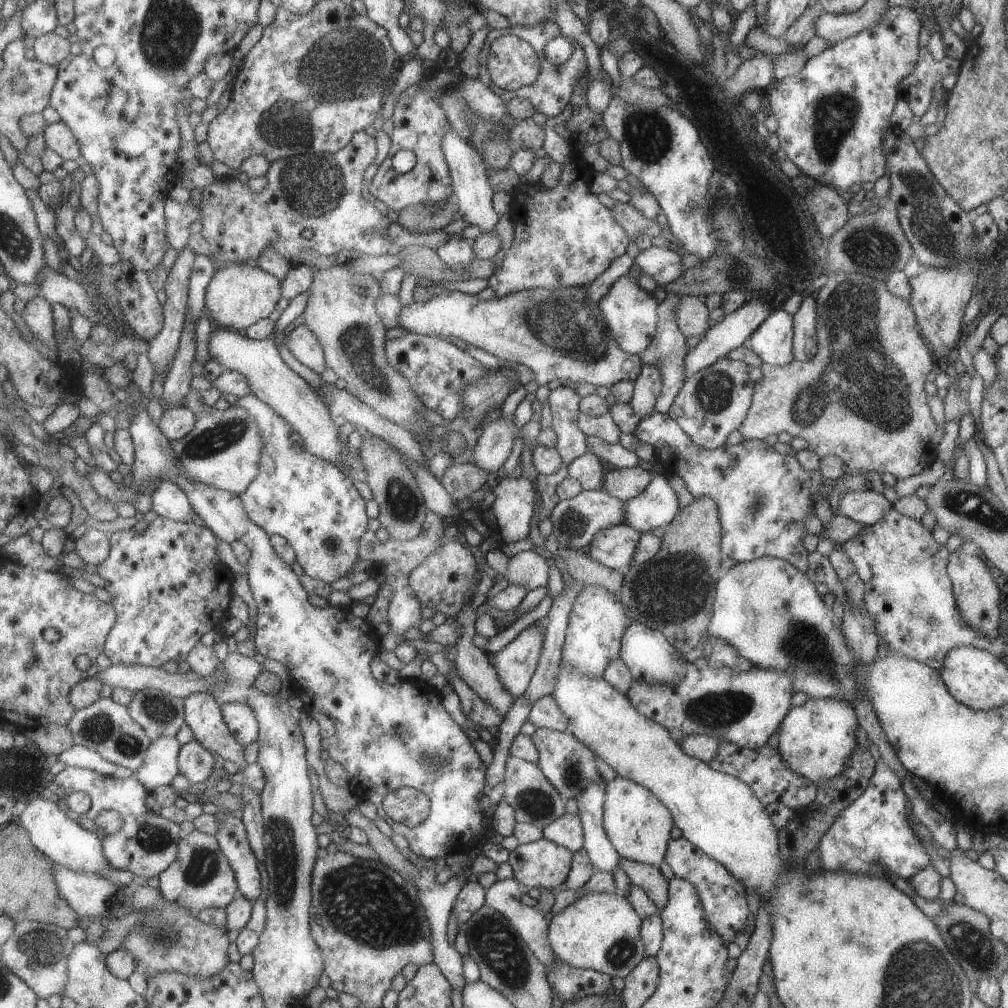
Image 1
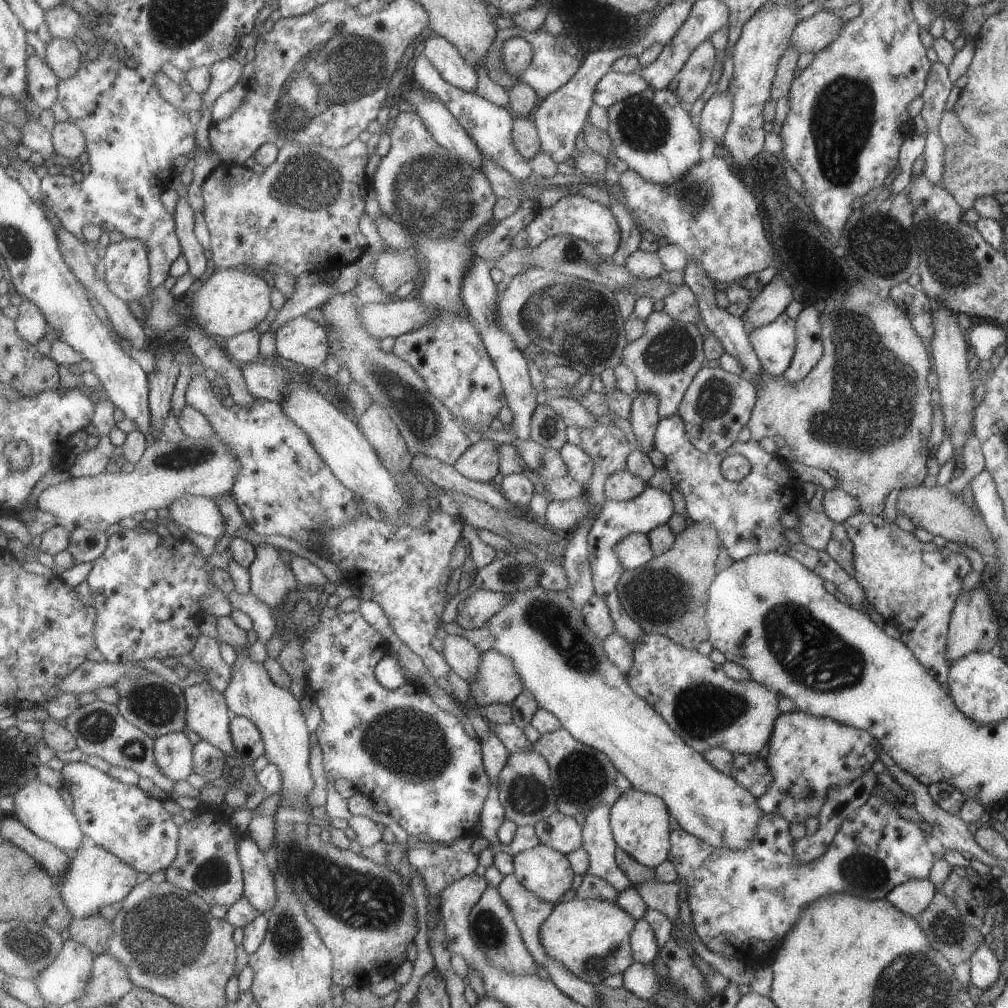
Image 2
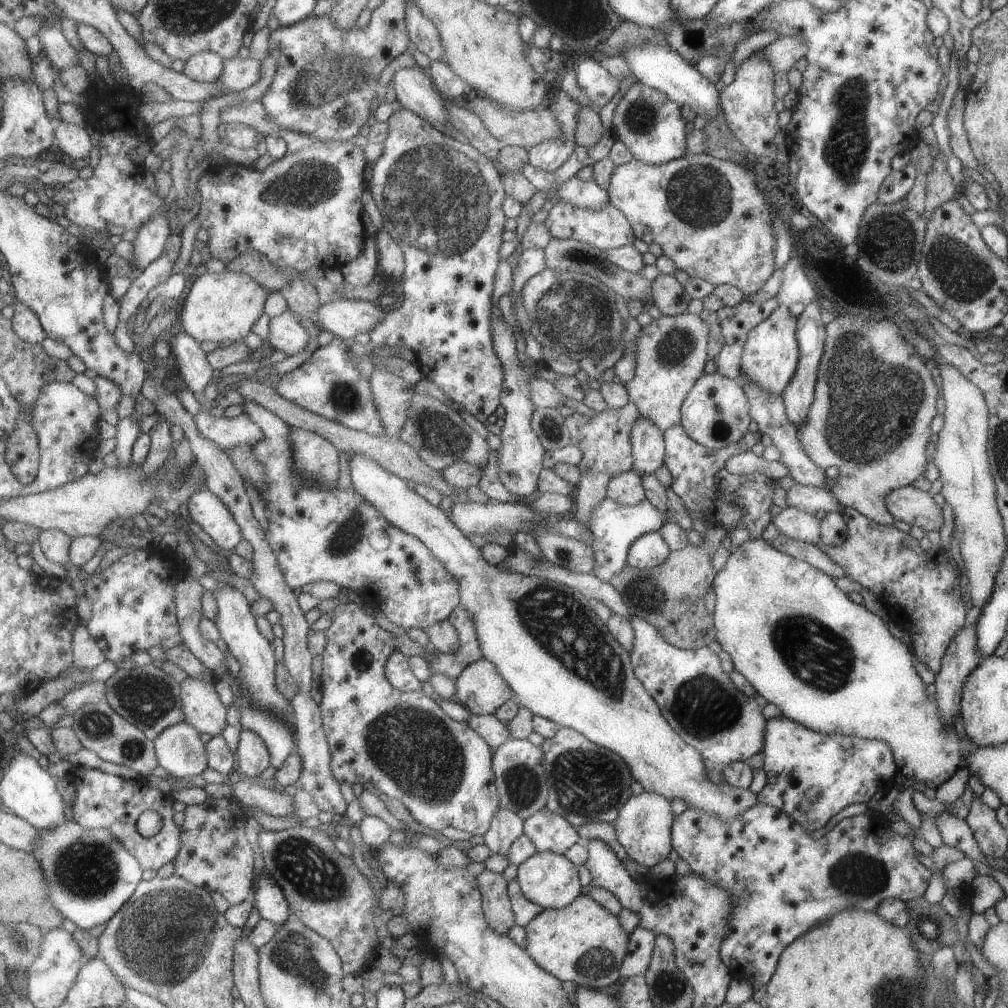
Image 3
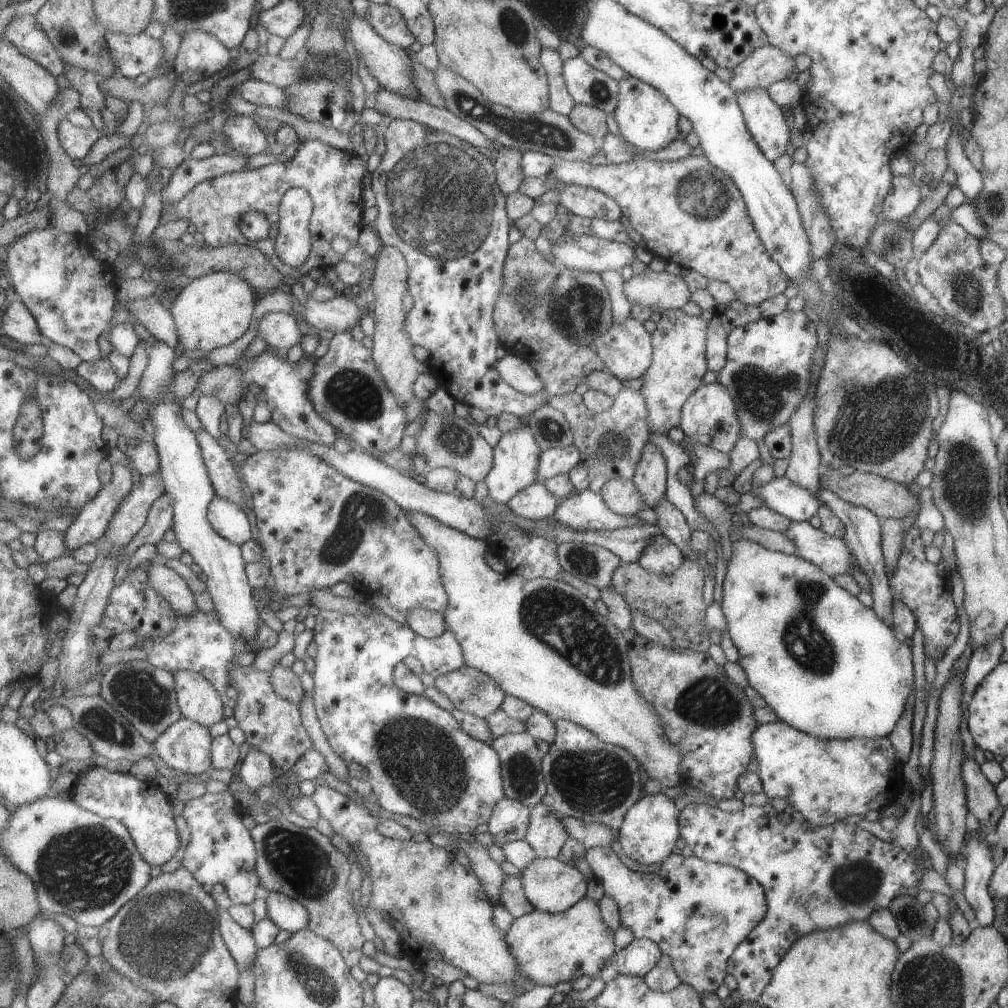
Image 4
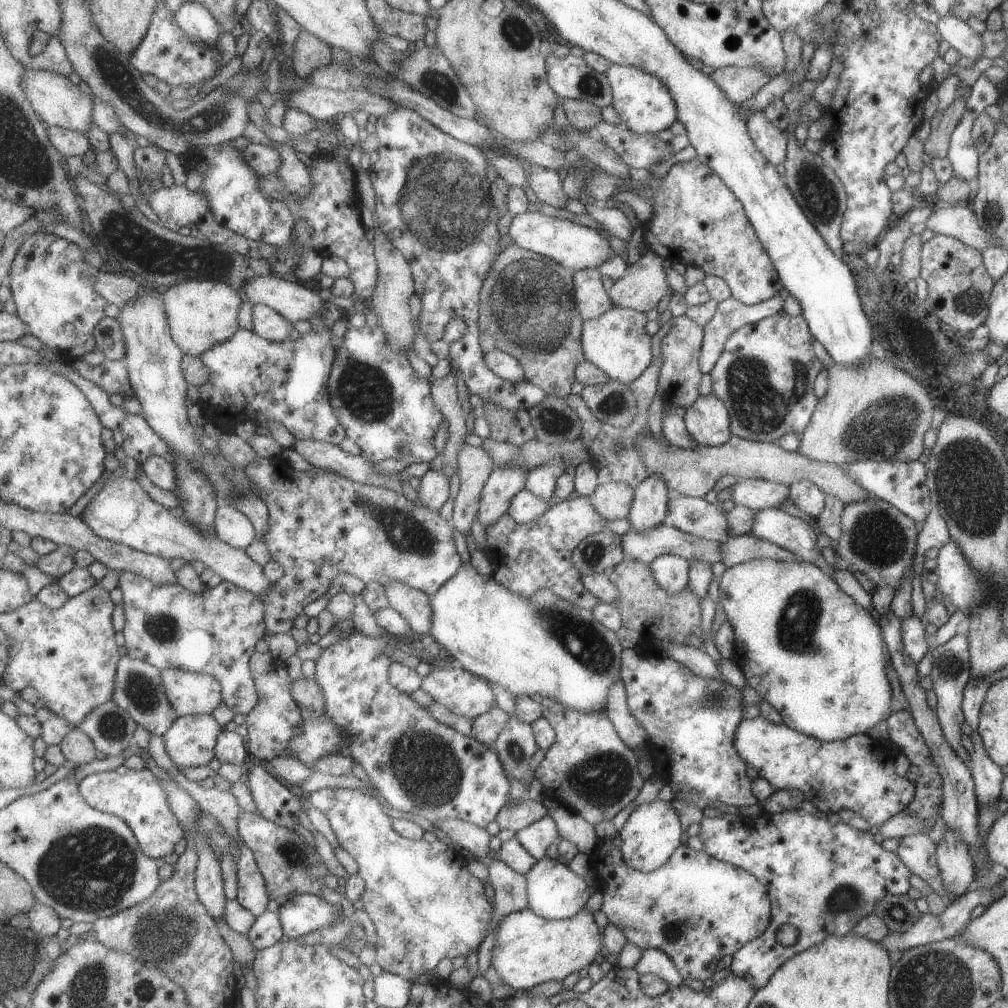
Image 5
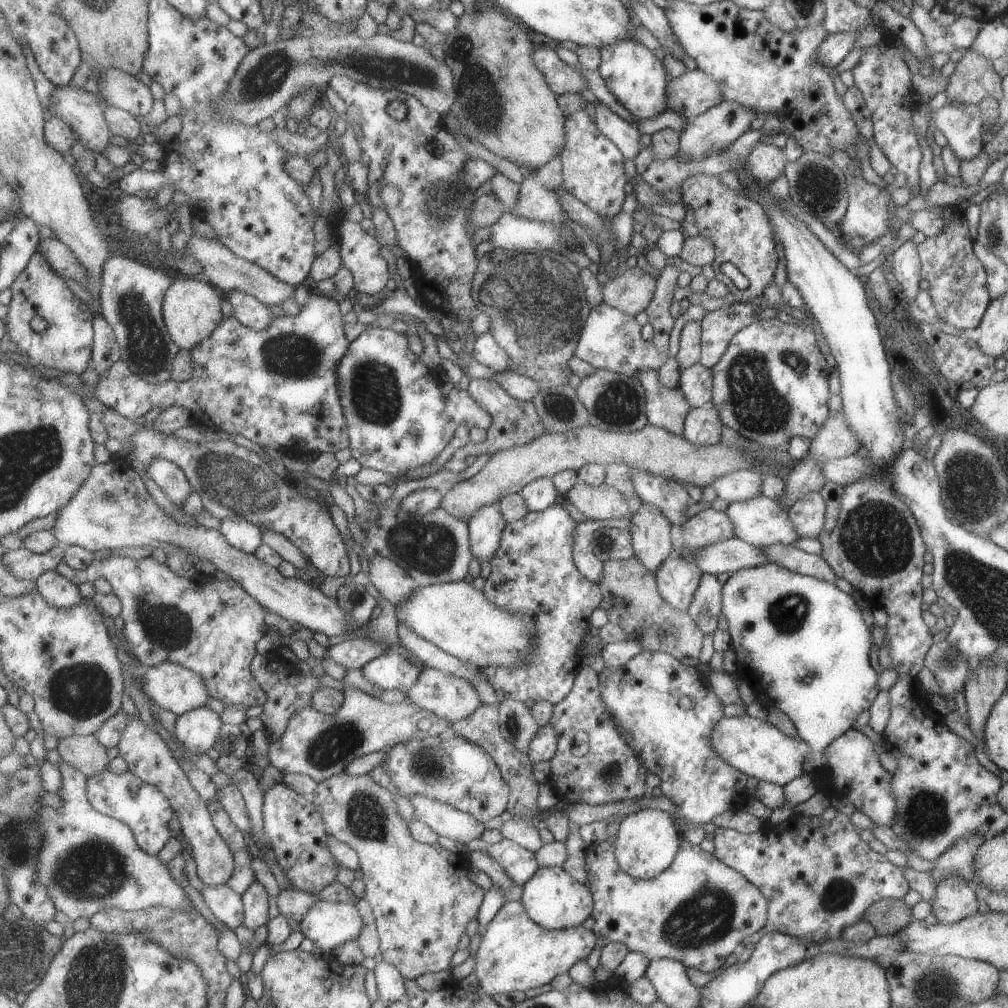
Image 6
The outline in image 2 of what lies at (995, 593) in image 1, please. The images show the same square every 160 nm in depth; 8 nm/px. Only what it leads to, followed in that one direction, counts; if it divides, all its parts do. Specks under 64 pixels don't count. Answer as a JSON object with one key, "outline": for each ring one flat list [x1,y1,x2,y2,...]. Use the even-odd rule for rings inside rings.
{"outline":[[981,584,973,590,962,590,955,599,953,610,948,622,947,645,945,646,945,658,949,664,957,662,959,658,973,652,988,652,996,650,996,641,1003,635,999,620,995,620,995,611,991,608,991,602,987,598,986,591]]}

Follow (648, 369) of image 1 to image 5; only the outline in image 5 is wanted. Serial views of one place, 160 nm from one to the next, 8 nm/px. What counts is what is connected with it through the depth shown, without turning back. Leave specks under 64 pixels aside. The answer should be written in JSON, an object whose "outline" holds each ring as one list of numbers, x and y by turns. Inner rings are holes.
{"outline":[[648,474,632,489,630,511,626,516,630,527,642,531,661,523,668,512,669,494,669,488,661,477]]}

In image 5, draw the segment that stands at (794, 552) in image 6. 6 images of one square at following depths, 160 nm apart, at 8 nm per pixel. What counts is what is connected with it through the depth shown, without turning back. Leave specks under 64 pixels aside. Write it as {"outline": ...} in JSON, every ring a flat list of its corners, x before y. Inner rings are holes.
{"outline":[[751,534,735,535,727,540,719,542,718,551,720,560,726,567,751,560,772,558,780,561,801,561,795,555,776,544,755,538]]}

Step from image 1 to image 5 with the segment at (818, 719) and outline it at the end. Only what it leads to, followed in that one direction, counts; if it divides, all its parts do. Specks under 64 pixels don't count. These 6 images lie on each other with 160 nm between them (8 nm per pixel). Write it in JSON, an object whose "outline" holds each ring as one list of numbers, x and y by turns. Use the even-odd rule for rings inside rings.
{"outline":[[760,714,739,722,732,745,774,791,801,797,825,816,828,812,851,810,864,818,871,830,905,809,914,795,914,786,908,777,895,774,893,763,897,754,891,744,887,740,871,739,865,733,851,735,842,741,818,741,783,723,771,724]]}

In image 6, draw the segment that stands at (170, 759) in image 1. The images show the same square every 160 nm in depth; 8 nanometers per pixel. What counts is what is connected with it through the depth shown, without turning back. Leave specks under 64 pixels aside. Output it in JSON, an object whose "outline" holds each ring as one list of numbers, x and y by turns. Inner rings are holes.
{"outline":[[207,706,199,707,178,715,174,736,191,755,202,755,214,748,224,725,221,714]]}

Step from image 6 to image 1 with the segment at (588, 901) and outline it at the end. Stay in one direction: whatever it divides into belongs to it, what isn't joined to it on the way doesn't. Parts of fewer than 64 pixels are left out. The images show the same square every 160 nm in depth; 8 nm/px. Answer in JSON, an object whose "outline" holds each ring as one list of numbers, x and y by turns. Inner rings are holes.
{"outline":[[545,838,520,844,509,858,515,879,531,893,559,888,570,877,573,862,573,851]]}

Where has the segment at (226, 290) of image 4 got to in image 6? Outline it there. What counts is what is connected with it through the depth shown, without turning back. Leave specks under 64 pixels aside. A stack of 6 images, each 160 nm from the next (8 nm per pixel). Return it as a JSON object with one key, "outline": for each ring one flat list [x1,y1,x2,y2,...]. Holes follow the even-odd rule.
{"outline":[[179,276,174,279,172,287,167,290,164,302,164,317,167,328,180,349,193,350,208,339,224,321,223,297,221,292,211,286,209,280]]}

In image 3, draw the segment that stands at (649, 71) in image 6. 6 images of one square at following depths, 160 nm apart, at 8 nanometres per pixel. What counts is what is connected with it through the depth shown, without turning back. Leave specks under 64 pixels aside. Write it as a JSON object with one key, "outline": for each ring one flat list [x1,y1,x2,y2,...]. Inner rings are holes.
{"outline":[[637,81,631,83,615,106,611,124,616,140,623,142,629,154,640,162,659,165,685,157,687,132,686,122,680,114,680,106,671,102,659,90,651,89]]}

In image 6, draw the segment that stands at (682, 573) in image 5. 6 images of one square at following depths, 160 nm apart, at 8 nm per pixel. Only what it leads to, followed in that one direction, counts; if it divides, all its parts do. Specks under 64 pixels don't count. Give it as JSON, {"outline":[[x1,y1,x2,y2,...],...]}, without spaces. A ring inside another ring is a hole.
{"outline":[[673,553,655,569,654,581,668,605,678,611,687,611,701,573,694,562]]}

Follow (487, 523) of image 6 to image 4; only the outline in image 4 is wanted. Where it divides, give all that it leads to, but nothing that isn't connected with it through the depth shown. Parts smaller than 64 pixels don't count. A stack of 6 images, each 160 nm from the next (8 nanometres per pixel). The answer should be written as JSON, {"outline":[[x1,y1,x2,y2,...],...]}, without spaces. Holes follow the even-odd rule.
{"outline":[[529,426,517,428,517,432,509,432,500,438,494,447,494,466,487,476,488,496,499,504,508,504,521,490,538,483,537,470,542,451]]}

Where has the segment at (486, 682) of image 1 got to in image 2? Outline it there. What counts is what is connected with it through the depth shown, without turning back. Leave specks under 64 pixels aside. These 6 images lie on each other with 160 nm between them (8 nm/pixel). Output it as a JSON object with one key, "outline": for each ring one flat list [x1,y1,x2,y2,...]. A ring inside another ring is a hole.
{"outline":[[447,634,443,641,442,653,451,668,464,680,473,682,473,678,479,674,483,653,463,636]]}

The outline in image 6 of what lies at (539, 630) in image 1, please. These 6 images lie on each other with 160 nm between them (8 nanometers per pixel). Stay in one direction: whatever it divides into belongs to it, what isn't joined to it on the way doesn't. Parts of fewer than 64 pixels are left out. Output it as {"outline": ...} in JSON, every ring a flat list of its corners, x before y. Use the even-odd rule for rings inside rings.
{"outline":[[426,666,422,671,419,682,405,693,407,694,406,700,414,702,421,708,433,711,452,723,470,717,484,704,484,700,472,682,429,666]]}

